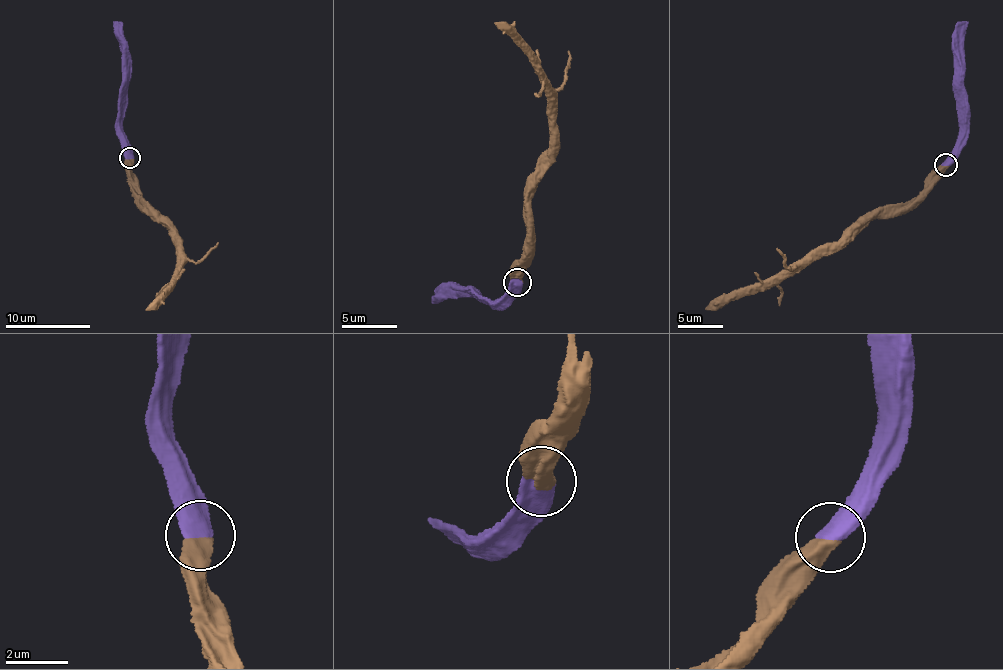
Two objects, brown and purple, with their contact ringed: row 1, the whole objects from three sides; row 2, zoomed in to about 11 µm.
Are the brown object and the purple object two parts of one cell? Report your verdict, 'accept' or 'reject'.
accept

